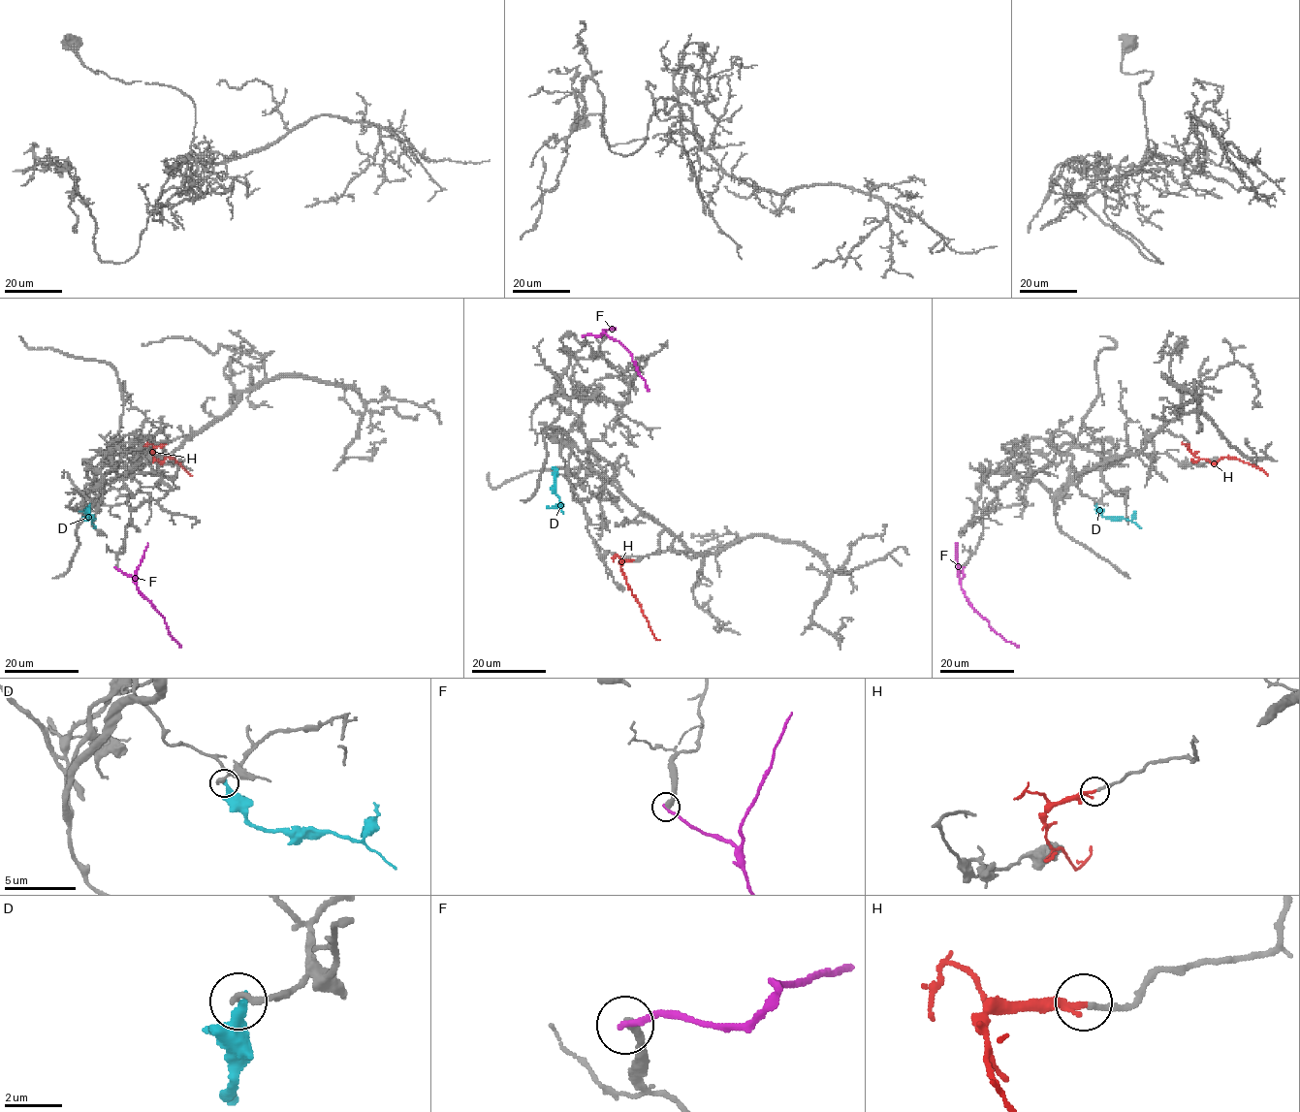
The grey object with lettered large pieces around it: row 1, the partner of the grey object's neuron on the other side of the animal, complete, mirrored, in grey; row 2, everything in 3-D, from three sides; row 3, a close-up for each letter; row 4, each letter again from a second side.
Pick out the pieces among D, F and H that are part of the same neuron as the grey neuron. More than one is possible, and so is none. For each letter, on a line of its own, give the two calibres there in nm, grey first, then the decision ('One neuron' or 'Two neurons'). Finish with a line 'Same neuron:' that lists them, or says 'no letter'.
D: Thickness 200 nm (grey) against 360 nm. Two neurons
F: Thickness 380 nm (grey) against 220 nm. Two neurons
H: Thickness 200 nm (grey) against 260 nm. One neuron
Same neuron: H

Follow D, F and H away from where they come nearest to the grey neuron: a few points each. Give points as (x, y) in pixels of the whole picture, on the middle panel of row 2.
D: (556, 468), (555, 492), (558, 502), (555, 507), (547, 506)
F: (583, 335), (602, 333), (618, 341), (630, 353), (648, 390)
H: (633, 560), (622, 560), (620, 567), (652, 635), (659, 640)

